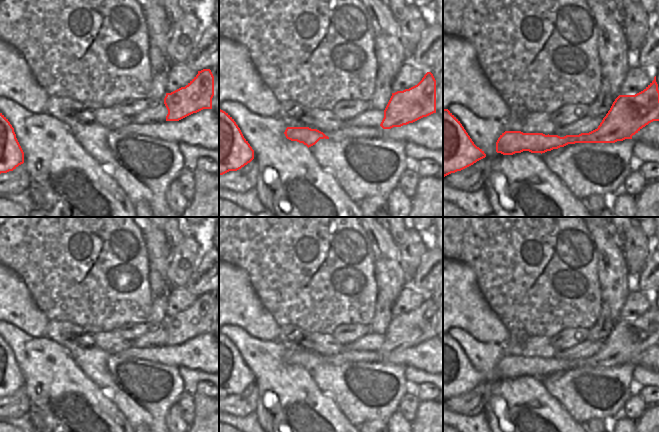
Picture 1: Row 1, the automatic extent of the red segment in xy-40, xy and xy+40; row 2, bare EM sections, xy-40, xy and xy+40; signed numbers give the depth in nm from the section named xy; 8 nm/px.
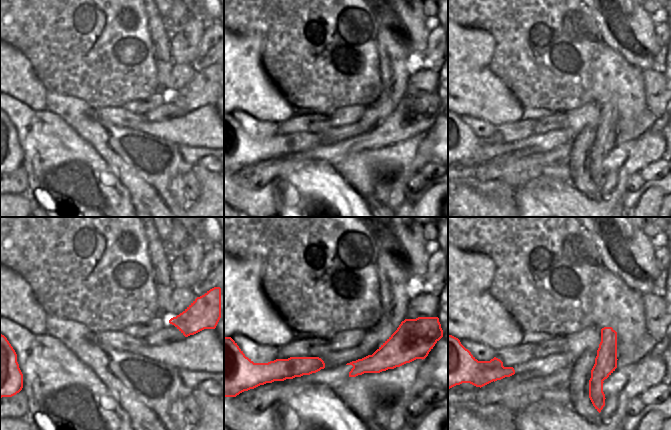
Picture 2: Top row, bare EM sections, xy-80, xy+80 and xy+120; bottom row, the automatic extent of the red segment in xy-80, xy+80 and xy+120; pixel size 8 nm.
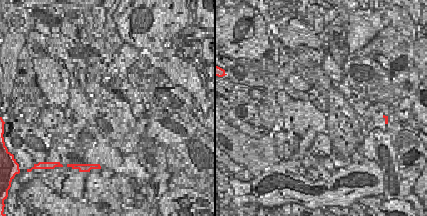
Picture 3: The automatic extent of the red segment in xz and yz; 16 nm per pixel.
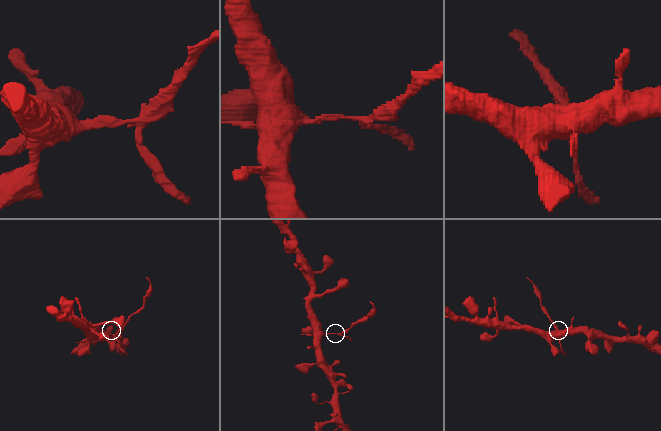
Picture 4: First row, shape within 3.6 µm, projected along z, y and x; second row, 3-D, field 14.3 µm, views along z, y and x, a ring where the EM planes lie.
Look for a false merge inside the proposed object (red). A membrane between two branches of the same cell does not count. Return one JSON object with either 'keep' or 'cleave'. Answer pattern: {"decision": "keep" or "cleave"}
{"decision": "cleave"}

